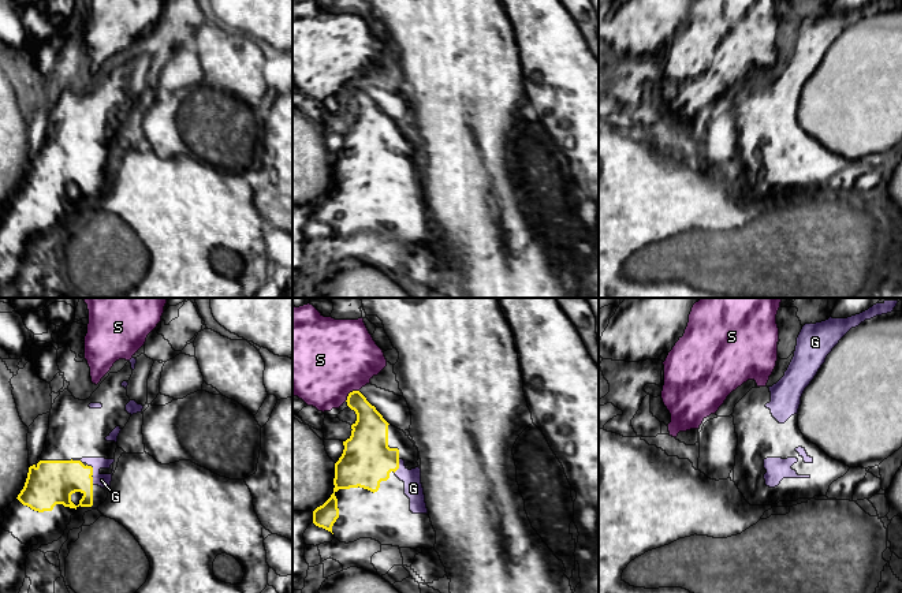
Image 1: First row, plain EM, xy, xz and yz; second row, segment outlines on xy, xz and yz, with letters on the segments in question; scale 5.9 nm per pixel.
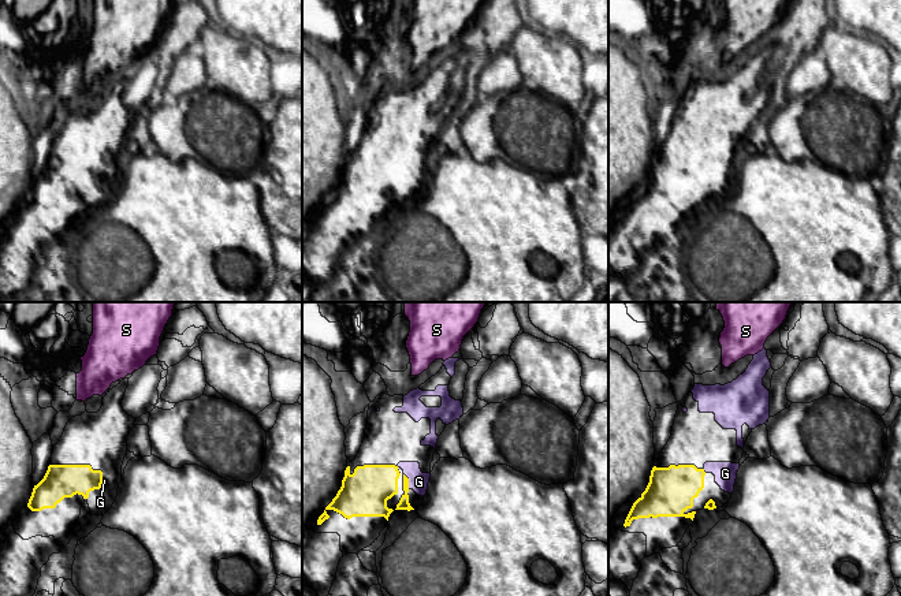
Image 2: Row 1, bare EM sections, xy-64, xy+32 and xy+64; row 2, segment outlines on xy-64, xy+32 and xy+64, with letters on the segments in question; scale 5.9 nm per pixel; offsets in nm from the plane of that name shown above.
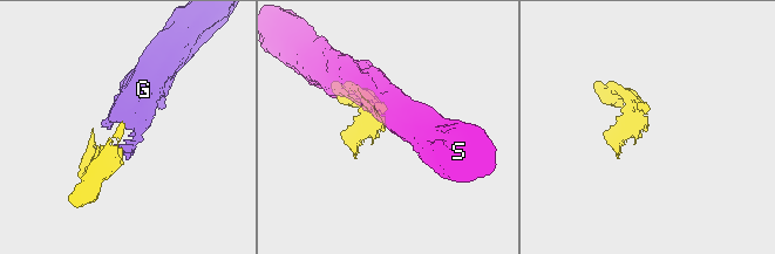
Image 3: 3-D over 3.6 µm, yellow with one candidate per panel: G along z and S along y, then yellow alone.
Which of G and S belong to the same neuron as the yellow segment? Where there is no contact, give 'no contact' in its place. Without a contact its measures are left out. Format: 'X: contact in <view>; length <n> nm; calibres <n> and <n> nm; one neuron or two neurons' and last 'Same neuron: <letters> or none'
G: contact in xy; length 130 nm; calibres 260 and 80 nm; one neuron
S: contact in xz; length 110 nm; calibres 200 and 500 nm; two neurons
Same neuron: G

